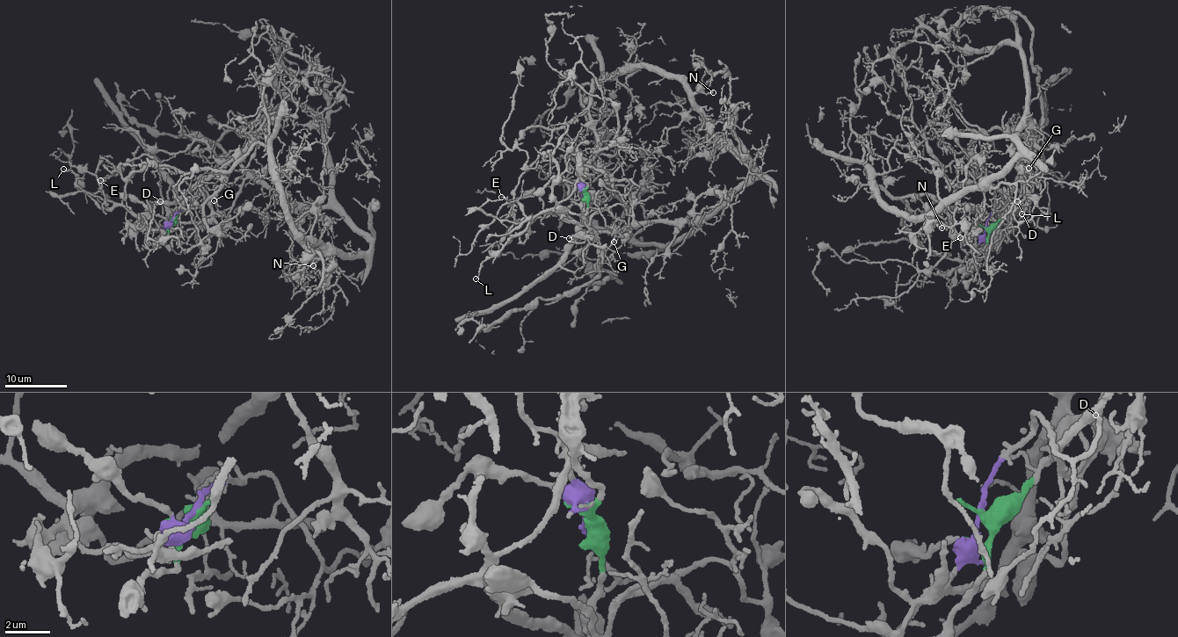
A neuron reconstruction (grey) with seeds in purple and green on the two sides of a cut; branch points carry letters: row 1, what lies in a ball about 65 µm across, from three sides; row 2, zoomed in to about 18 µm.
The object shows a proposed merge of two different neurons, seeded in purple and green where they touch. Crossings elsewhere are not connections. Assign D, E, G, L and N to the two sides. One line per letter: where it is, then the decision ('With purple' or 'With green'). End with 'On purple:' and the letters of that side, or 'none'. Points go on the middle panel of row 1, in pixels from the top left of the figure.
D: Place: (569, 238). With green
E: Place: (501, 197). With green
G: Place: (614, 242). With purple
L: Place: (476, 278). With green
N: Place: (713, 92). With purple
On purple: G, N

